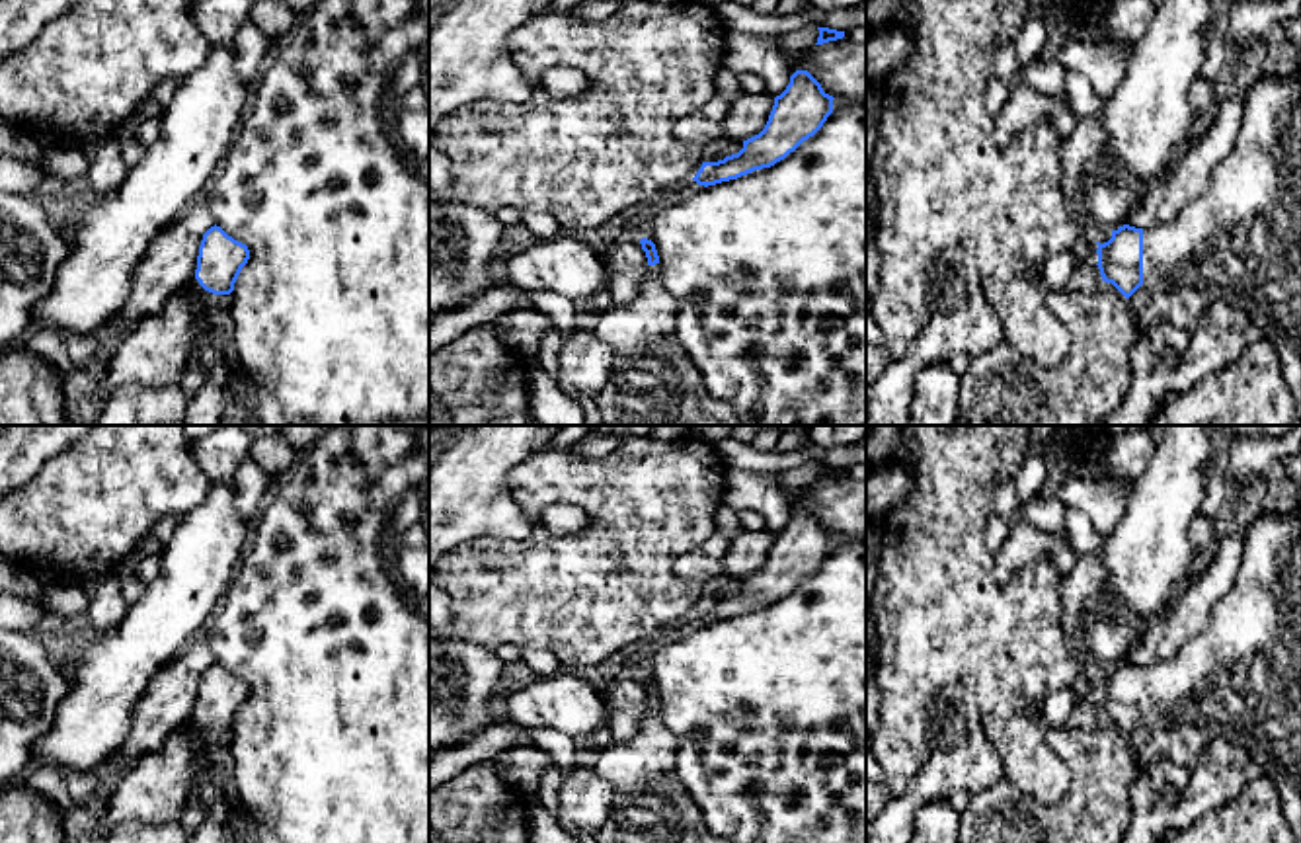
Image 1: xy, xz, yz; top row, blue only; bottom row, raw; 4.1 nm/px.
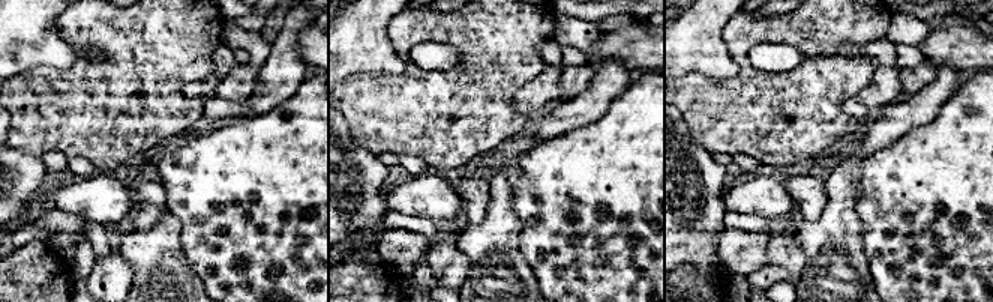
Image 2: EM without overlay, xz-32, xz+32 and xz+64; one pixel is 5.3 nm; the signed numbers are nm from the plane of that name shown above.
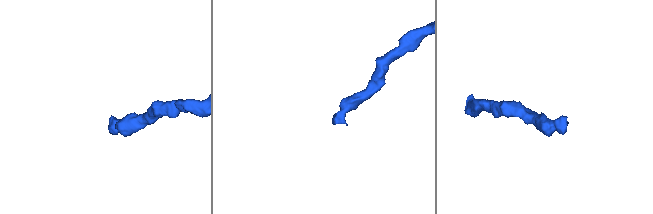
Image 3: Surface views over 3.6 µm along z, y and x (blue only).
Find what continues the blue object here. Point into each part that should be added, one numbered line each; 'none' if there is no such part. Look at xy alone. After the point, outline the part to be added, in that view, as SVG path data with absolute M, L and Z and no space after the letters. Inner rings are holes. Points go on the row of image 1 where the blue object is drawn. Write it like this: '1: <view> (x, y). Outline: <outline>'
1: xy (153, 356). Outline: M191 277L168 299L162 310L137 322L113 349L94 386L94 400L103 408L119 390L166 388L179 384L191 351L191 324L197 308L230 308L234 295L213 295Z

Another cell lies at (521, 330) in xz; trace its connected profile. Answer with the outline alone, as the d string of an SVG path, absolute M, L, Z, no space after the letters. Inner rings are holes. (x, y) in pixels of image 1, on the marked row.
M534 308L503 312L493 324L497 340L513 349L529 367L534 367L542 336L552 326L554 320Z

